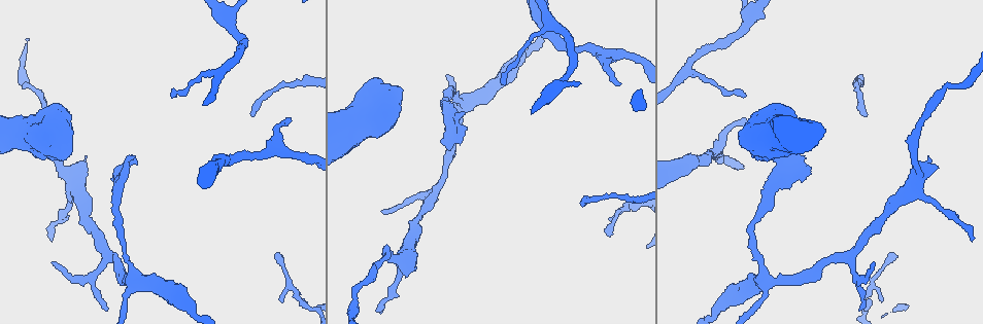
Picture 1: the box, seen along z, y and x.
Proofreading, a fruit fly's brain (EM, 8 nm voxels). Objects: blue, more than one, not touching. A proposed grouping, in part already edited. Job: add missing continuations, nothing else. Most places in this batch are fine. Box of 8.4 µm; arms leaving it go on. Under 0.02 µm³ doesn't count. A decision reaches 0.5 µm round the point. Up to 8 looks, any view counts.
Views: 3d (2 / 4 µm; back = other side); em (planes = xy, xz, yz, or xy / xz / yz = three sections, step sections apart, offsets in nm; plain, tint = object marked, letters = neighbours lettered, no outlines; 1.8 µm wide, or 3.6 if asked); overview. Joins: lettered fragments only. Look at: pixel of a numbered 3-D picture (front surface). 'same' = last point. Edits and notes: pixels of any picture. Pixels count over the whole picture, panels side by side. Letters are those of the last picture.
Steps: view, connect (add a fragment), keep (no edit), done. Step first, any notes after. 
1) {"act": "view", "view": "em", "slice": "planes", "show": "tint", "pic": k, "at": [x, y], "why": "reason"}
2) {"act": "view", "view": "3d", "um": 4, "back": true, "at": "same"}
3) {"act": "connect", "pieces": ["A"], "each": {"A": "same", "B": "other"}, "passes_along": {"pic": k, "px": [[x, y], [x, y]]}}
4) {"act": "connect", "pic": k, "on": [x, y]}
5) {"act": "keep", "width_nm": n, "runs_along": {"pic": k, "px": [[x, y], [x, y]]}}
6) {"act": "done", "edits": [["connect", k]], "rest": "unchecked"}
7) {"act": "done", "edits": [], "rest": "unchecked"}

{"act": "view", "view": "em", "slice": "xy", "step": 16, "show": "tint", "pic": 1, "at": [414, 268], "why": "an open end"}

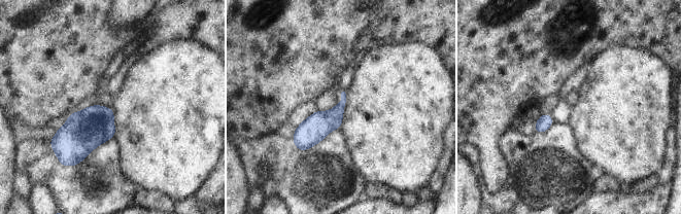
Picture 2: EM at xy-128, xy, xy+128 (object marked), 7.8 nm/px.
{"act": "view", "view": "em", "slice": "yz", "step": 8, "show": "letters", "at": "same"}

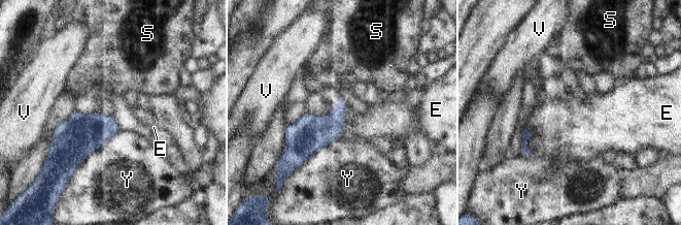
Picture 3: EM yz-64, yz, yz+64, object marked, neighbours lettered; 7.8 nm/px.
{"act": "keep", "each": {"E": "other", "S": "other", "V": "other", "Y": "other"}, "border": {"pic": 3, "px": [[523, 129], [533, 155]]}, "found": "none of them fits"}

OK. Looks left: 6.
{"act": "view", "view": "em", "um": 3.6, "slice": "xz", "step": 16, "show": "tint", "pic": 1, "at": [618, 84], "why": "thin end"}

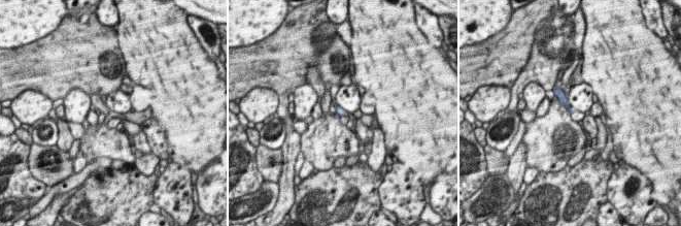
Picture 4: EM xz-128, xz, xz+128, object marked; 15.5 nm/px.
{"act": "view", "view": "em", "um": 3.6, "slice": "planes", "show": "letters", "at": "same", "why": "cut it another way"}

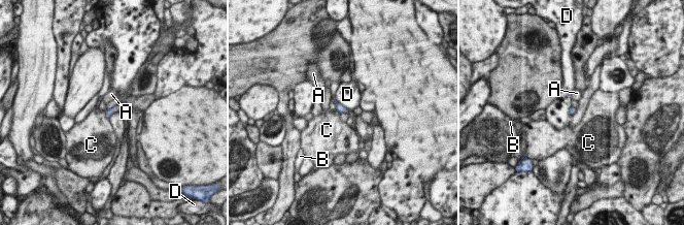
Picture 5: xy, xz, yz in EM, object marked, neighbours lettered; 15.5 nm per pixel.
{"act": "keep", "longest_contact_nm": ["D", 260], "each": {"A": "other", "B": "other", "C": "other", "D": "other"}, "border": {"pic": 5, "px": [[105, 110], [105, 116], [108, 119]]}, "found": "none of them fits"}

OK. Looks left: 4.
{"act": "view", "view": "em", "slice": "xy", "step": 16, "show": "letters", "pic": 1, "at": [843, 257]}

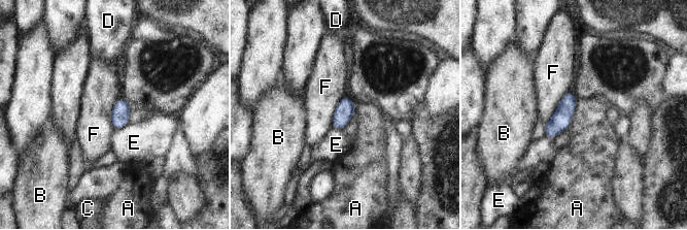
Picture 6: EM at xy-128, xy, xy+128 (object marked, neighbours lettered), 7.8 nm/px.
{"act": "keep", "longest_contact_nm": ["F", 300], "each": {"A": "other", "B": "other", "C": "other", "D": "other", "E": "other", "F": "other"}, "found": "none of them fits"}

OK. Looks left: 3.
{"act": "done", "edits": [], "rest": "unchecked"}

